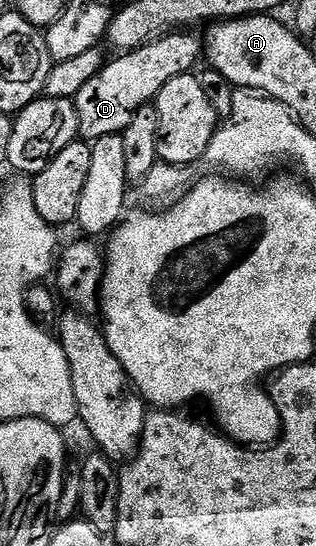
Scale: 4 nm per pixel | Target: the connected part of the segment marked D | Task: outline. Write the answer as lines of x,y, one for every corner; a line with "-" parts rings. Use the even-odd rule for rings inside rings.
173,32
164,37
154,40
148,46
137,50
130,50
116,56
116,59
105,61
104,66
93,78
82,87
75,98
76,111
78,112
79,137
84,140
95,140
111,134
123,134
124,129
134,120
134,116
149,104
155,103
158,92
166,88
170,80
179,74
187,74
197,69
196,61
202,58
202,42
199,37
195,38
192,32

